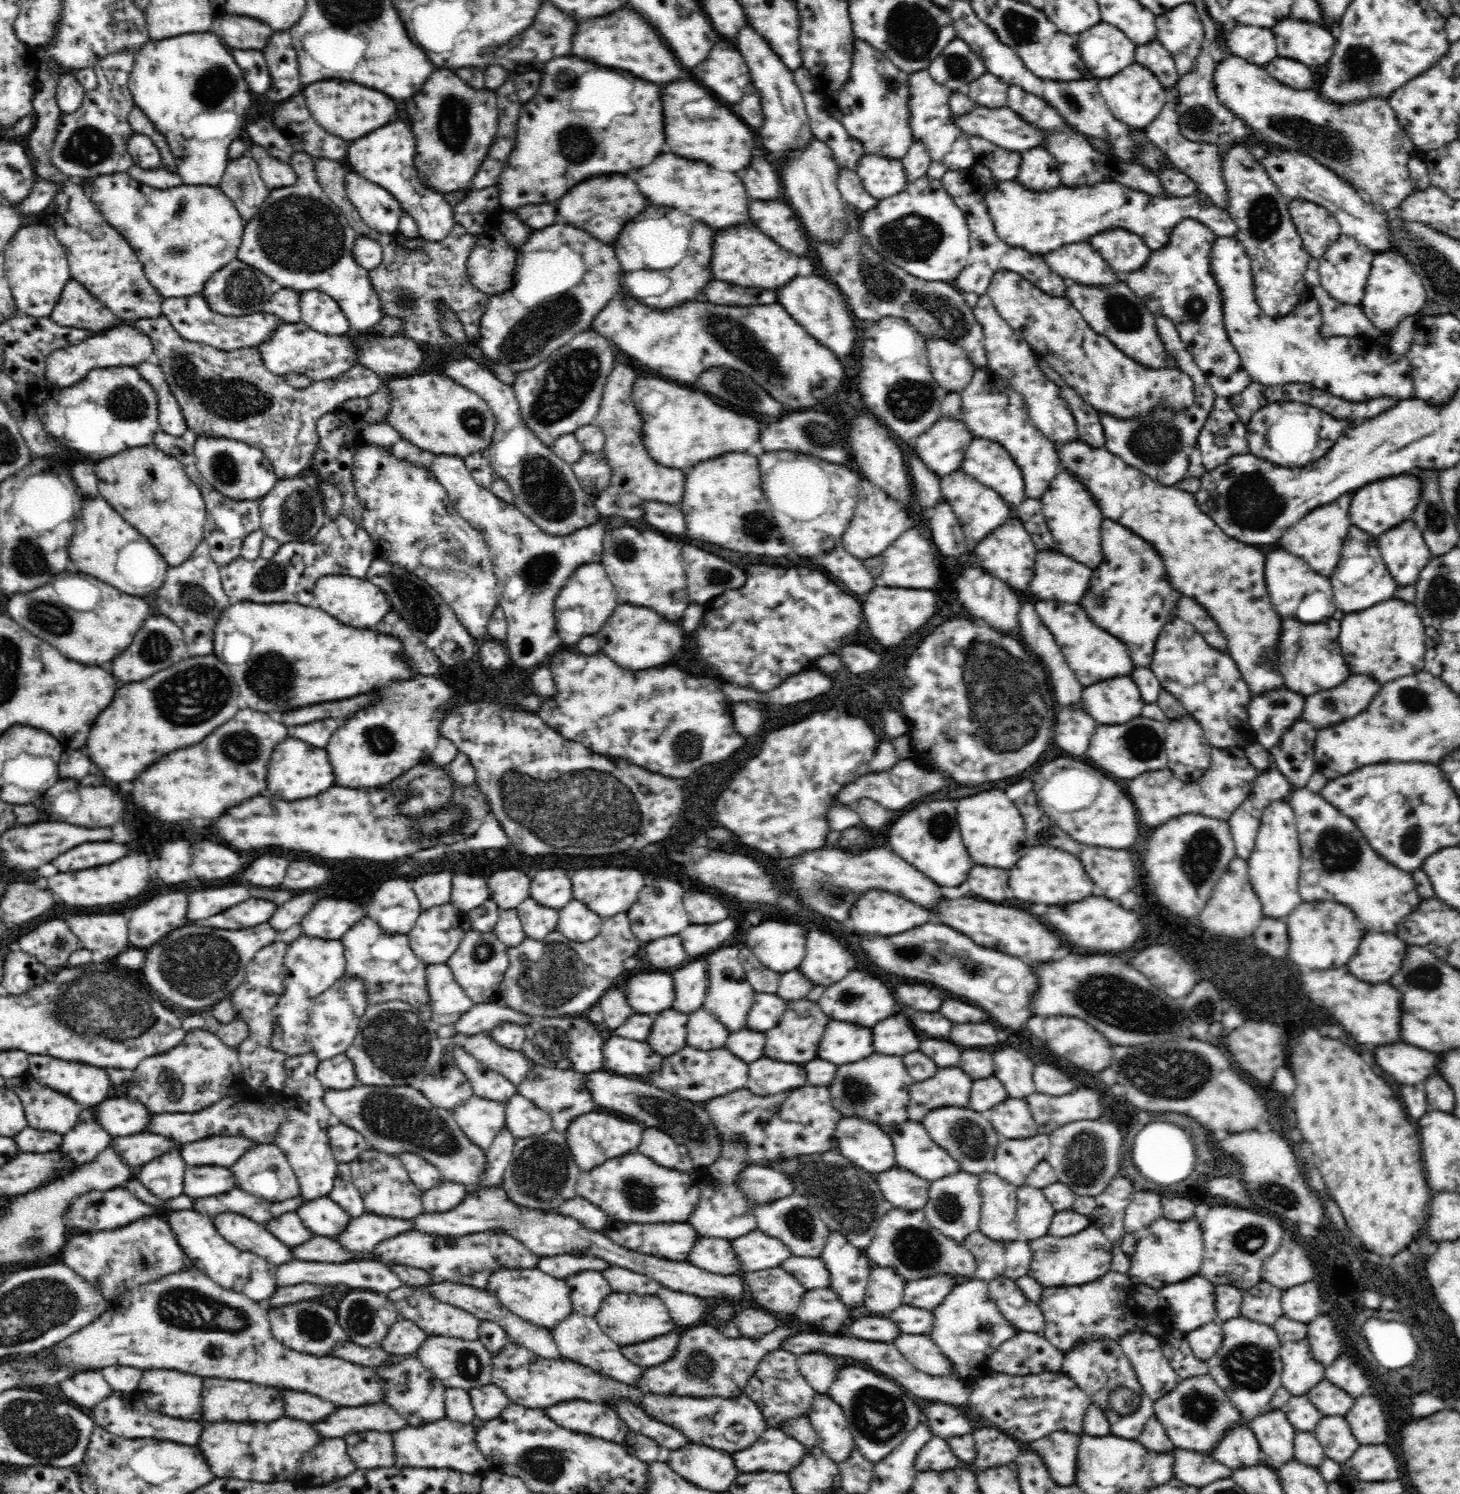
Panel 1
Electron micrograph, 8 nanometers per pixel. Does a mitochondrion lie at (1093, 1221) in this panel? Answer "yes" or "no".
no

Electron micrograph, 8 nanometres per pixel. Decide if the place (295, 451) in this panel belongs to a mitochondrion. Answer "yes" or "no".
no

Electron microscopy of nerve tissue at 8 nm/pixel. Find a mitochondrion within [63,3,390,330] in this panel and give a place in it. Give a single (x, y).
(301, 234)

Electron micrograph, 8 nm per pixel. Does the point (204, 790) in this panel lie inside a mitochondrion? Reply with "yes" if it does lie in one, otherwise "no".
no

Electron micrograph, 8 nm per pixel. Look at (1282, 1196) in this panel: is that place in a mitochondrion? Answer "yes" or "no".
yes

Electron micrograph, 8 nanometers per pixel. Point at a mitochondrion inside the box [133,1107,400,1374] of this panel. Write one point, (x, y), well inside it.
(183, 1308)

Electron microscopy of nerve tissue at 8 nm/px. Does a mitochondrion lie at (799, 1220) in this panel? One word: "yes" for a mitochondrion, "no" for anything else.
yes

